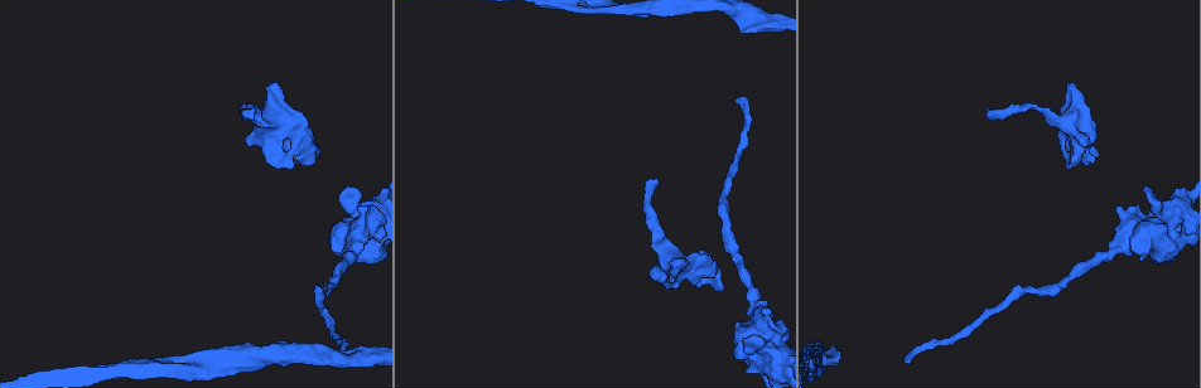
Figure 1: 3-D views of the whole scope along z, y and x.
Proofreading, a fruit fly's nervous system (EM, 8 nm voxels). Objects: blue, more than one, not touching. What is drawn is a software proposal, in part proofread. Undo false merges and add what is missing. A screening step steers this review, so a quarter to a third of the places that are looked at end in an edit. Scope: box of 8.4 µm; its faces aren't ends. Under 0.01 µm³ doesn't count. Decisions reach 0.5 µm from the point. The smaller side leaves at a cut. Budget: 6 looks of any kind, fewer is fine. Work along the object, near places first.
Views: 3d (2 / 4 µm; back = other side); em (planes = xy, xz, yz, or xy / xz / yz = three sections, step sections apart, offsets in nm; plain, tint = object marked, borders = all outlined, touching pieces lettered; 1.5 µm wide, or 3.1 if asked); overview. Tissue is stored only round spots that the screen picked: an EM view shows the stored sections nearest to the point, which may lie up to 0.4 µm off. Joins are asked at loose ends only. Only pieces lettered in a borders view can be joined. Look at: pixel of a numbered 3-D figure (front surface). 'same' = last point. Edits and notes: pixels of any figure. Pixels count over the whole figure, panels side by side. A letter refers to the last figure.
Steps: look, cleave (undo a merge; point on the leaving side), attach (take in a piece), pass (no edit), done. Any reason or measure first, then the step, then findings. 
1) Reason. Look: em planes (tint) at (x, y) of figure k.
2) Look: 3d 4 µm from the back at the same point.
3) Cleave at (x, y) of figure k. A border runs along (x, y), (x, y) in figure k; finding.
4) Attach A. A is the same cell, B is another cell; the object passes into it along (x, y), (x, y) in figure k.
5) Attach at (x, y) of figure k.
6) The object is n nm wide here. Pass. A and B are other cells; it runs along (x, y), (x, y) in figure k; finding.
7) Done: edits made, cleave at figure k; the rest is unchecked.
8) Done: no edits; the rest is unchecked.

Tapers out. Look: em xy step 4 (tint) at (907, 362) of figure 1.

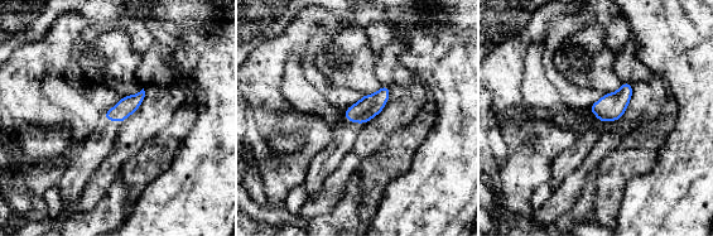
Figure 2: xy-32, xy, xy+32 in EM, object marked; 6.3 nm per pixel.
See the neighbours. Look: em xy step 4 (borders) at the same point.

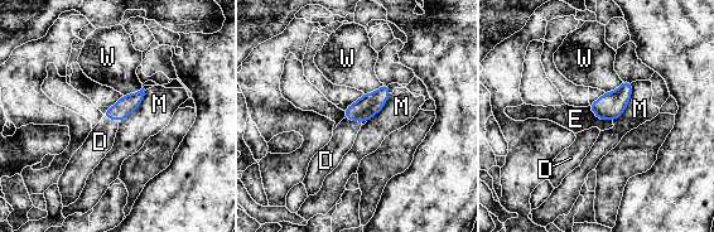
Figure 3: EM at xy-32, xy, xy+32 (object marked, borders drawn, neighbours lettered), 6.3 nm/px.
Attach D. D is the same cell, E, M and W are other cells; the object passes into it along (368, 105), (353, 120), (345, 134) in figure 3; the cell continues.

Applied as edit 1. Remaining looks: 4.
Look: overview.

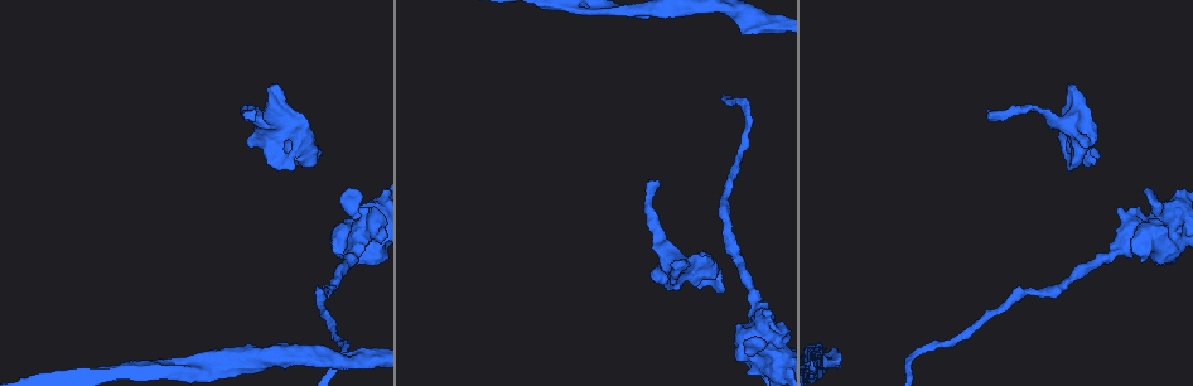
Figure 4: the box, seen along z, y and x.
An open end. Look: 3d 2 µm at (254, 110) of figure 4.

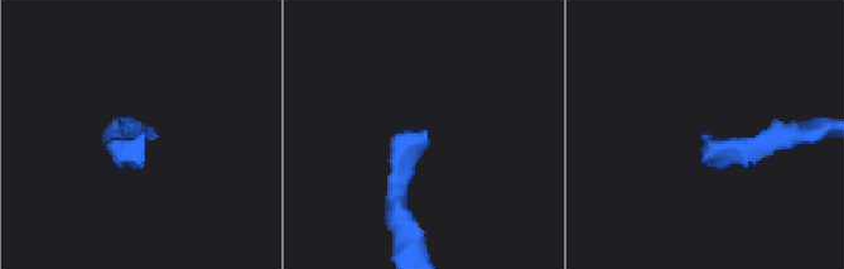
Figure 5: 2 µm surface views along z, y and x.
Look: em planes (borders) at (144, 135) of figure 5.

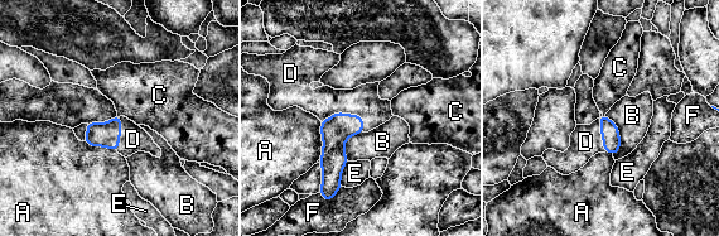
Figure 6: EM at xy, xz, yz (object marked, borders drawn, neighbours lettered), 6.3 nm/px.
Attach D. D is the same cell, A, B, C, E and F are other cells; it goes on there.

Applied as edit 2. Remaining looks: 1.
Done: edits made, attach at figure 3, attach at figure 6; the rest is unchecked.

